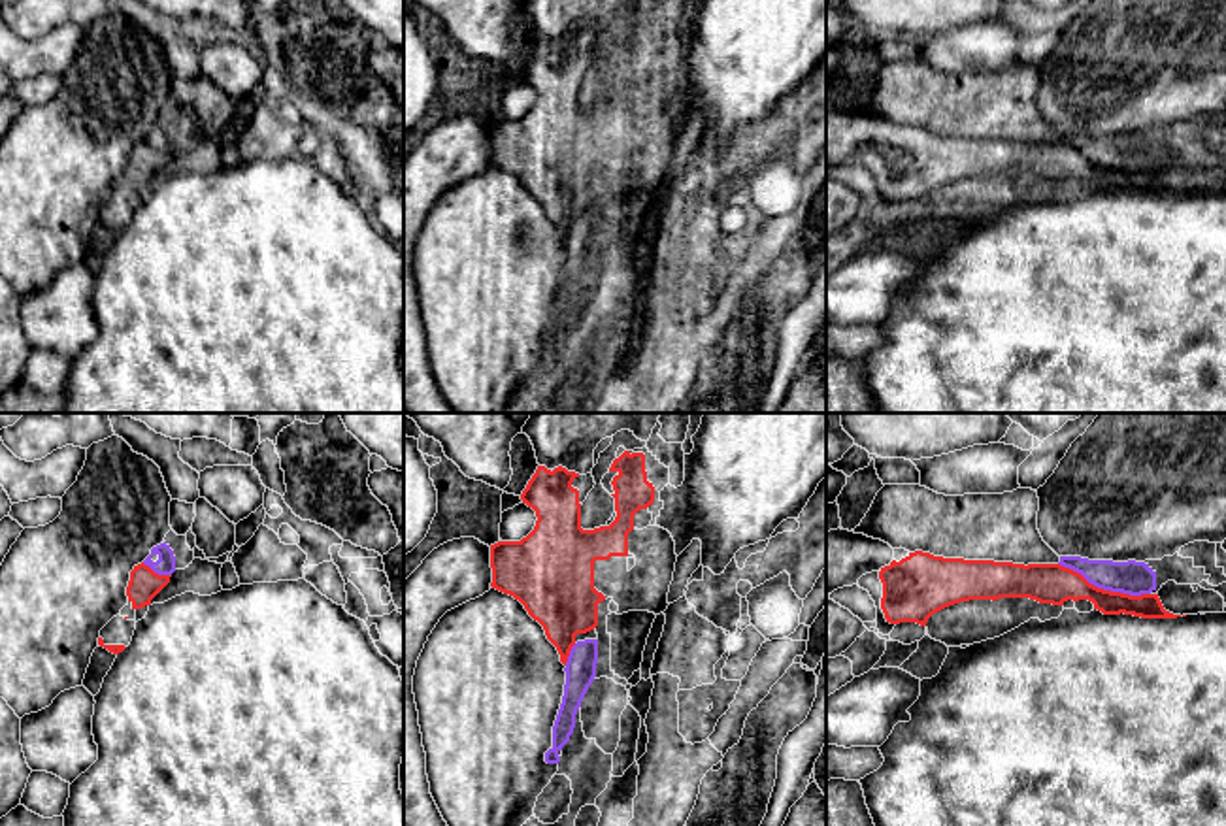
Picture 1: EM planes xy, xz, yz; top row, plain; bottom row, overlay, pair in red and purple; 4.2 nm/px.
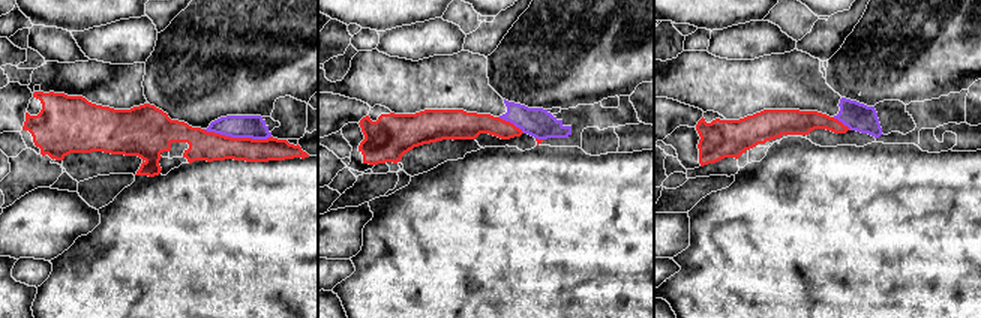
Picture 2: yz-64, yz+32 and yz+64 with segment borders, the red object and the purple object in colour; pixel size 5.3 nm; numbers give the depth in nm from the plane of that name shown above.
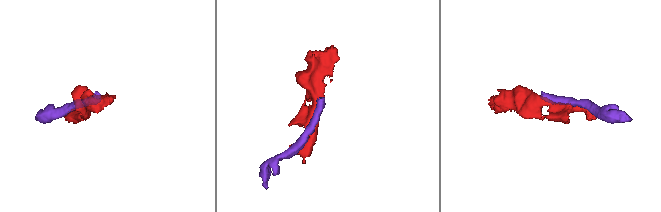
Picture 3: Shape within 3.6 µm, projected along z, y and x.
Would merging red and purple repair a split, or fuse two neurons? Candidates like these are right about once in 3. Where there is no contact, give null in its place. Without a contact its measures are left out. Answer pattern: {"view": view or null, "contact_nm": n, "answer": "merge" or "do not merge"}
{"view": "yz", "contact_nm": 420, "answer": "do not merge"}

